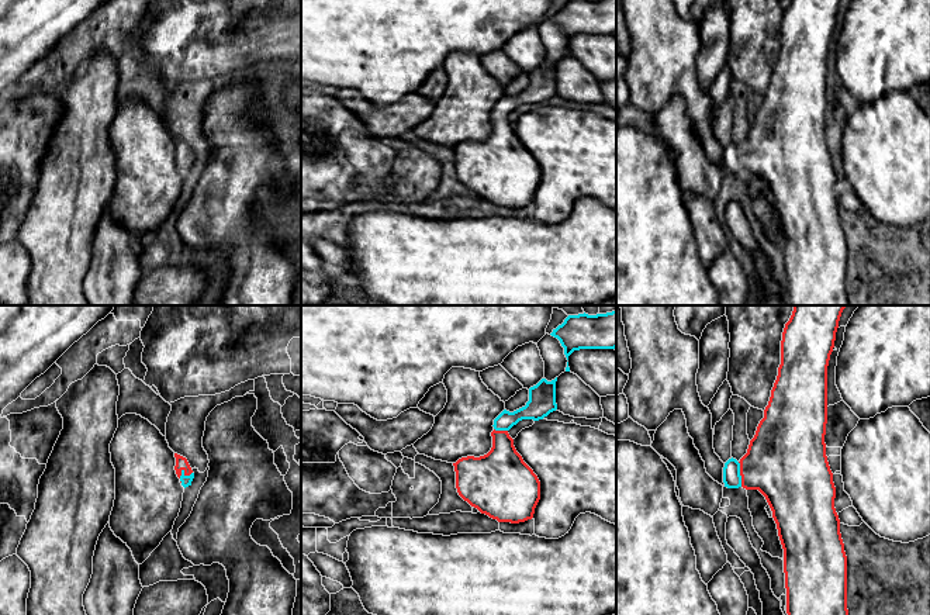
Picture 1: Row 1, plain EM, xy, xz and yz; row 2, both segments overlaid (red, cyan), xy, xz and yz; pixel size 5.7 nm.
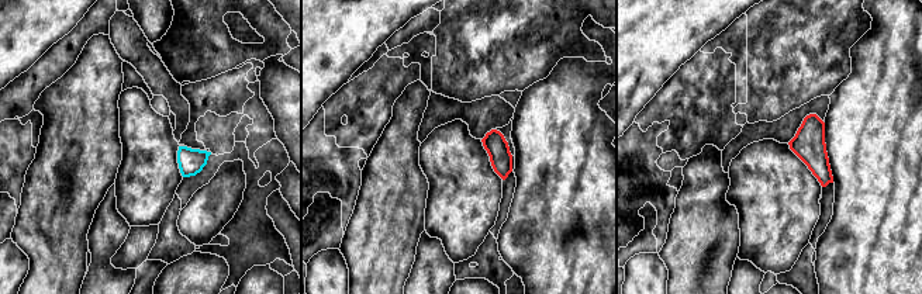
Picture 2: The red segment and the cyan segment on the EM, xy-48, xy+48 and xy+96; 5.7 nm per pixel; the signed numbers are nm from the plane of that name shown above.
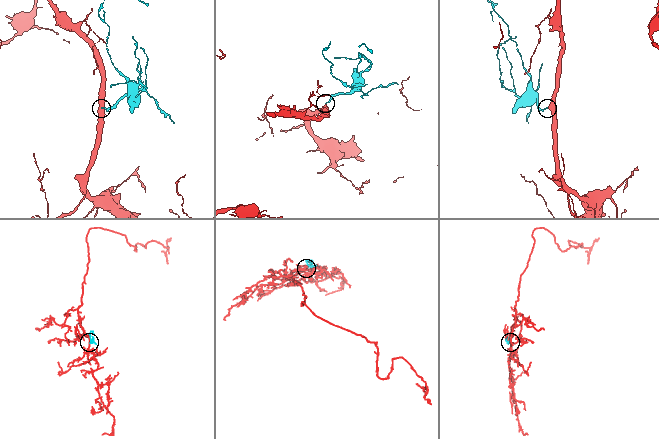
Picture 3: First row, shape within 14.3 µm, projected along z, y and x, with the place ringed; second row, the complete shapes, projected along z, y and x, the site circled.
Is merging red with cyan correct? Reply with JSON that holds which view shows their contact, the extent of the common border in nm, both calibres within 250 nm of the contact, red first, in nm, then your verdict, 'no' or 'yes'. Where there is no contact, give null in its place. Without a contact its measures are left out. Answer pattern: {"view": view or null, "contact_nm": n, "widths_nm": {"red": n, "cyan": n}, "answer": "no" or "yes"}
{"view": "yz", "contact_nm": 150, "widths_nm": {"red": 420, "cyan": 110}, "answer": "yes"}

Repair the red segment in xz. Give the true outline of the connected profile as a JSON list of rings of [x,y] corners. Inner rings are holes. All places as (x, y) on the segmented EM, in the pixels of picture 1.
[[[557,377],[552,381],[542,379],[529,388],[529,401],[525,407],[514,412],[504,410],[494,419],[494,431],[491,432],[492,448],[487,455],[461,457],[453,463],[459,495],[481,514],[498,522],[519,524],[533,518],[535,508],[540,500],[540,481],[516,452],[508,431],[522,419],[539,421],[557,410],[556,381]]]

